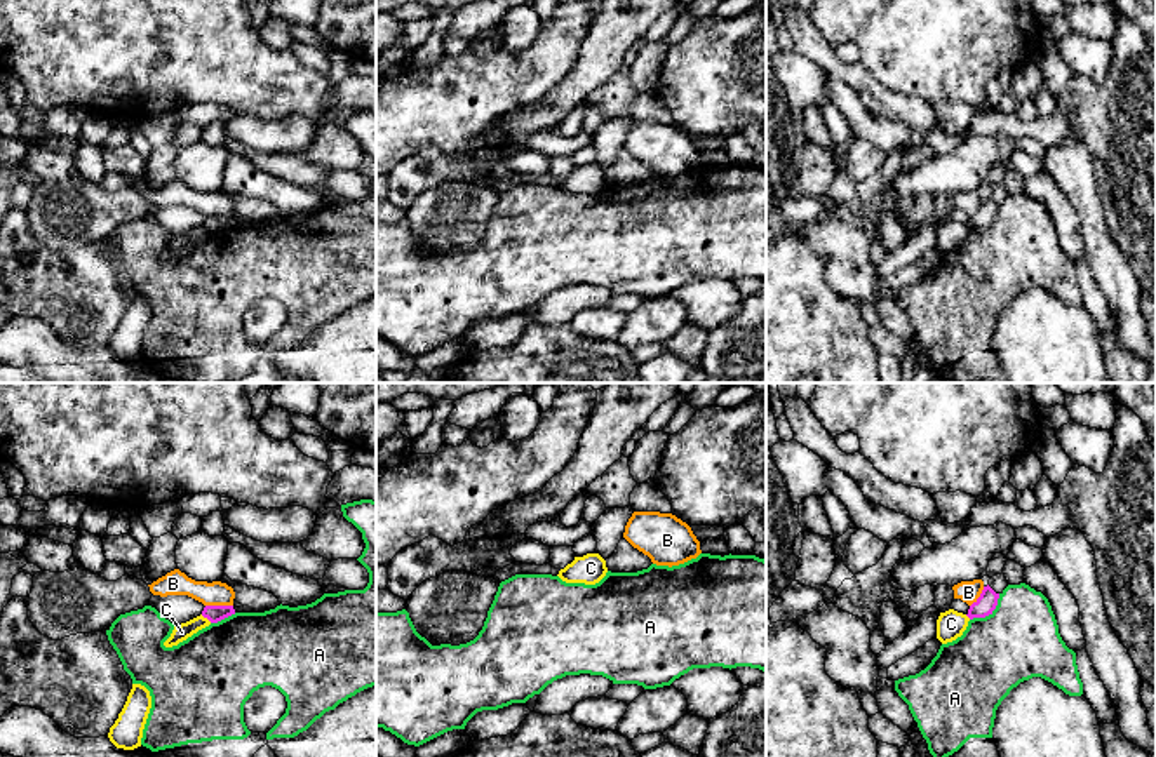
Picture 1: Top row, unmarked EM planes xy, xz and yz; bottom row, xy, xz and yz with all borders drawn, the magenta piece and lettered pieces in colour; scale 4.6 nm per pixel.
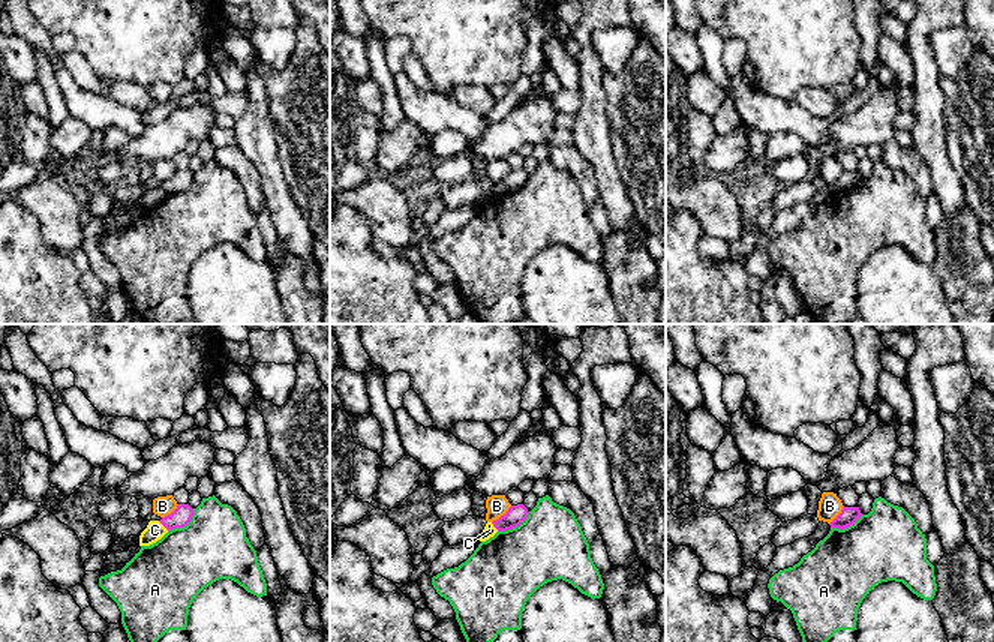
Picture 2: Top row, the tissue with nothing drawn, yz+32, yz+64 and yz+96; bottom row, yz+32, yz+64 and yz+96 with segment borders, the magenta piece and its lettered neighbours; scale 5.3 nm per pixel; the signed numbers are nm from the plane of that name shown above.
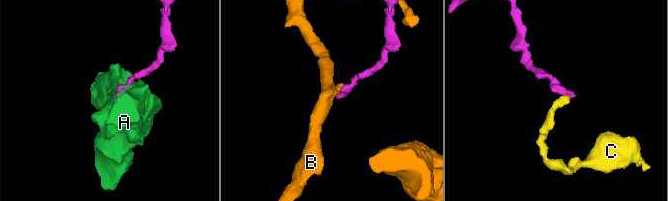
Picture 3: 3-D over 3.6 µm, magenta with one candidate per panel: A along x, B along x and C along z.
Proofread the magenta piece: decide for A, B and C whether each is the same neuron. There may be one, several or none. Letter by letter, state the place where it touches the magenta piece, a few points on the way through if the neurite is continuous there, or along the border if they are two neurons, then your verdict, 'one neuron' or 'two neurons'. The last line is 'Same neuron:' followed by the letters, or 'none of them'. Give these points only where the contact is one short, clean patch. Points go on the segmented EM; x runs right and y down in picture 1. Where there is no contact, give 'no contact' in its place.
A: yz (989, 613) | two neurons
B: xy (220, 606) | two neurons
C: xy (206, 616) | along xy (201, 615), (211, 622) | two neurons
Same neuron: none of them

